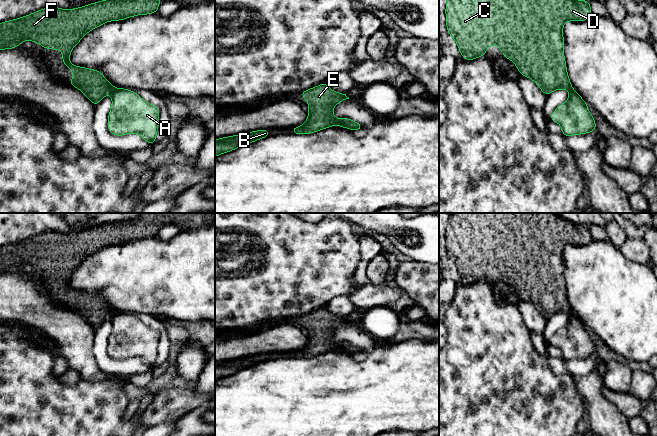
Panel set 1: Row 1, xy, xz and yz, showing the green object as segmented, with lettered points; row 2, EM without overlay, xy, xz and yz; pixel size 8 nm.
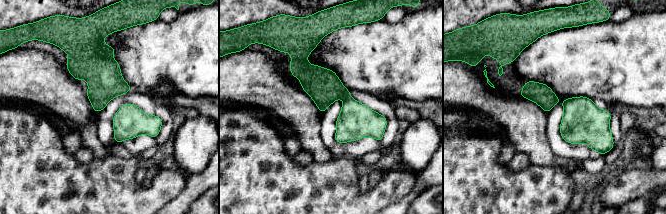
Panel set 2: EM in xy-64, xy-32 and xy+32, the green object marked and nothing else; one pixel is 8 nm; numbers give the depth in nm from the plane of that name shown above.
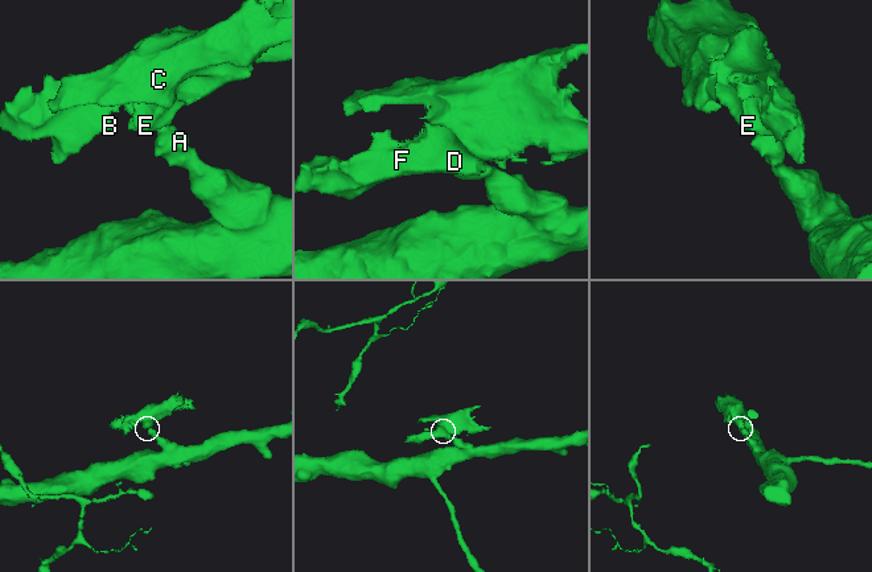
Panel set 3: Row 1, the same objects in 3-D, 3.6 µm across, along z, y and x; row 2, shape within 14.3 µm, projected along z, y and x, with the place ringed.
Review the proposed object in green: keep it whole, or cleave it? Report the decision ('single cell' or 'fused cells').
fused cells

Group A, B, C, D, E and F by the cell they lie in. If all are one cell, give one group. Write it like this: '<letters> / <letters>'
A / B C D E F

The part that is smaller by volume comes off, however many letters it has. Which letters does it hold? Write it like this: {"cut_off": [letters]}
{"cut_off": ["B", "C", "D", "E", "F"]}

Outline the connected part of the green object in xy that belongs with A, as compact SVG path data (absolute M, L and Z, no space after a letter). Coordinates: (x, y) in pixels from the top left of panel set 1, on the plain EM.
M114 313L111 320L107 349L109 356L116 360L139 358L147 368L153 368L158 355L159 332L129 313Z

